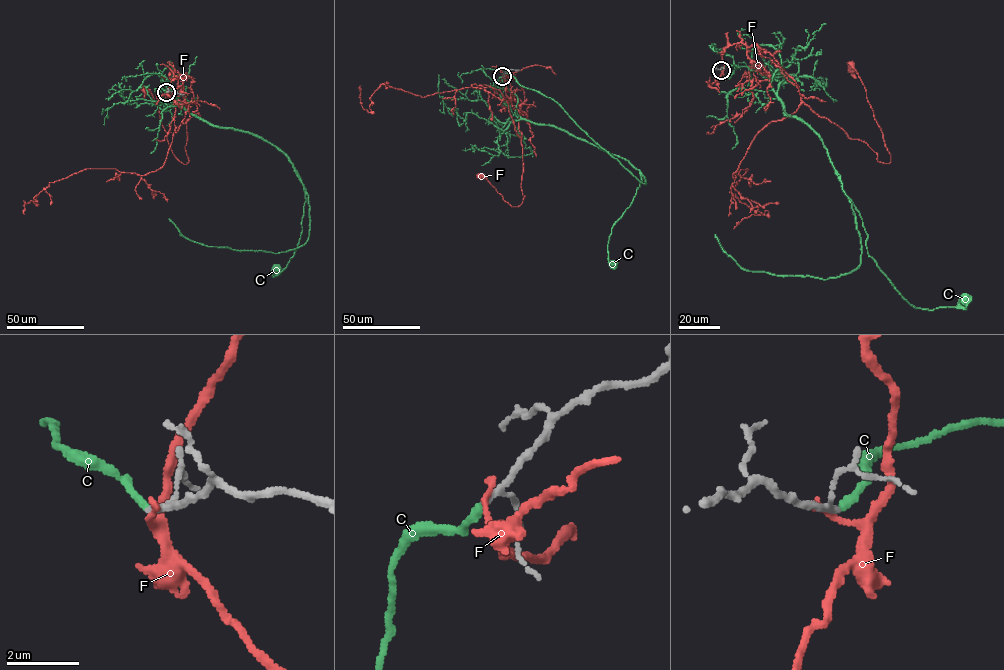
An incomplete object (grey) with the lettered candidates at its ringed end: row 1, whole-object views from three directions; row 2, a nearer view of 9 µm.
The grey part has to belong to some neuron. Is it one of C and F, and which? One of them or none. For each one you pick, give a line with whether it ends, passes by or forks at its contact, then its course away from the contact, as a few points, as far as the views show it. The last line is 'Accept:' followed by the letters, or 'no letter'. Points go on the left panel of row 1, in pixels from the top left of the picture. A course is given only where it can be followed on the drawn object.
C: it ends; course (167, 92), (292, 163), (302, 230), (273, 277), (278, 266)
Accept: C

